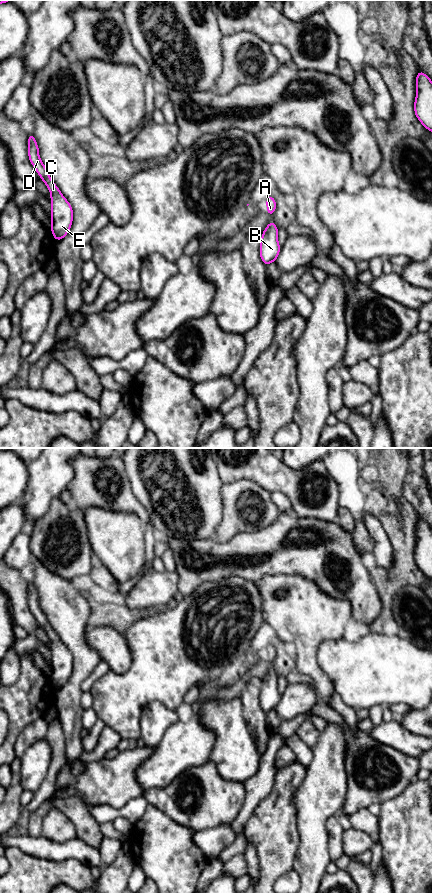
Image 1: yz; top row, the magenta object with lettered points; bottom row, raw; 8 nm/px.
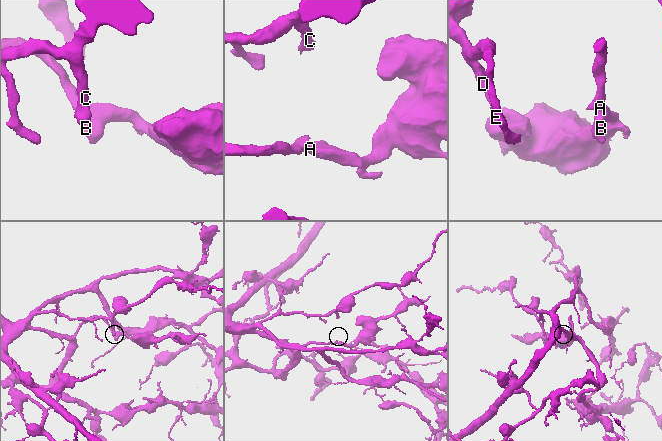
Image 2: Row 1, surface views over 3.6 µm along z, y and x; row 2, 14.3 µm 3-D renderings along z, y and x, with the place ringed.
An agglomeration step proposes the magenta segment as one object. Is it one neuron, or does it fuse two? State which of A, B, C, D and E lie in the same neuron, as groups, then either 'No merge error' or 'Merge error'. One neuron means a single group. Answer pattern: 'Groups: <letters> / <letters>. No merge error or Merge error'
Groups: A B C D E. No merge error

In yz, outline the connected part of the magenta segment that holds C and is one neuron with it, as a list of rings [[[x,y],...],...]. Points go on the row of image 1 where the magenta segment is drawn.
[[[33,133],[28,134],[28,157],[34,169],[46,184],[51,195],[51,232],[55,240],[62,240],[73,222],[73,209],[59,188],[50,178],[46,166],[39,157],[39,148]]]

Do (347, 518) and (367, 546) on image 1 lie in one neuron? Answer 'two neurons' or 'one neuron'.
one neuron

